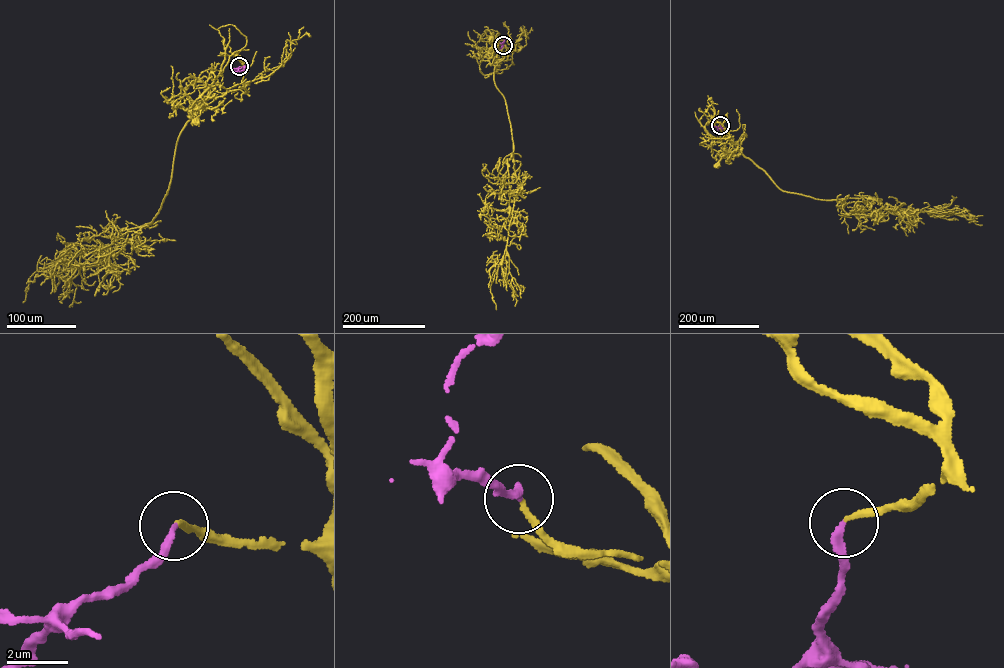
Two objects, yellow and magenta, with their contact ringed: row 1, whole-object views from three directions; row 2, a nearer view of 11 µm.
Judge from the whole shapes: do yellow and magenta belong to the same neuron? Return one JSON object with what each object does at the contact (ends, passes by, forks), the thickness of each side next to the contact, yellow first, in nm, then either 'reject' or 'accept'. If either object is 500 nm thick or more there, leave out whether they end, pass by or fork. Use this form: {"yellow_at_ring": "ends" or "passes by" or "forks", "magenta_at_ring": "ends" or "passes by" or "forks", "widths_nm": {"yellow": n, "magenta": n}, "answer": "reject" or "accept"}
{"yellow_at_ring": "ends", "magenta_at_ring": "ends", "widths_nm": {"yellow": 180, "magenta": 240}, "answer": "accept"}

